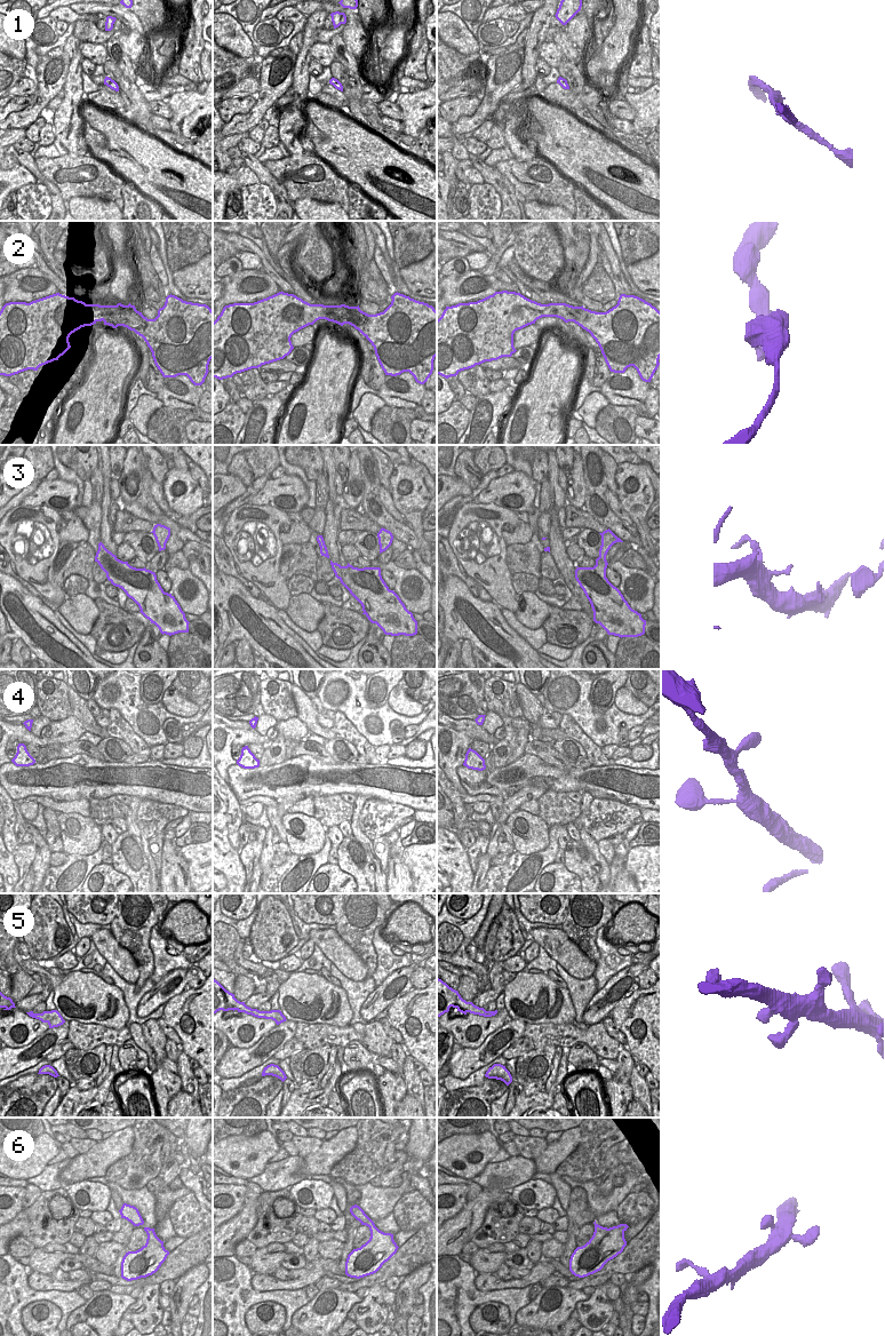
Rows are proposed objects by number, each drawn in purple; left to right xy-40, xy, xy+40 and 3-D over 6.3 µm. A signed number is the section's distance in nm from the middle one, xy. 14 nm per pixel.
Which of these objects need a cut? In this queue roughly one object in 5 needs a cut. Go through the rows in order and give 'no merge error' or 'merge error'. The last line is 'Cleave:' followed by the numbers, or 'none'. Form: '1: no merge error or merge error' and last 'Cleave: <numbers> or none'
1: no merge error
2: no merge error
3: no merge error
4: no merge error
5: no merge error
6: no merge error
Cleave: none

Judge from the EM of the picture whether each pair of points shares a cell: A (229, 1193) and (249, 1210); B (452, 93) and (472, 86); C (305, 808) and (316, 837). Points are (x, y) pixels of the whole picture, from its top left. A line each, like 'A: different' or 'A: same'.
A: different
B: same
C: different

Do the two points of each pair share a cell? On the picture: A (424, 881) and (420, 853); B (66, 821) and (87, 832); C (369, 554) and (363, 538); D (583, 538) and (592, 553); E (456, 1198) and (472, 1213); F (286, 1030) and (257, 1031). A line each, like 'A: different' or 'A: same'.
A: same
B: same
C: same
D: same
E: different
F: different

